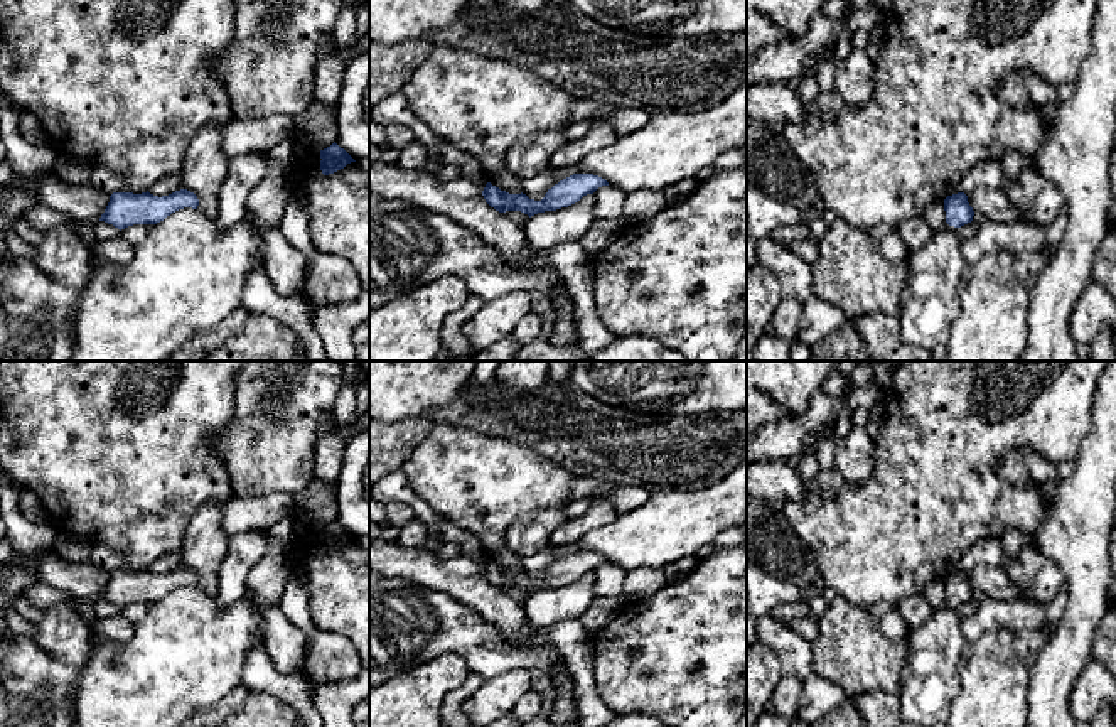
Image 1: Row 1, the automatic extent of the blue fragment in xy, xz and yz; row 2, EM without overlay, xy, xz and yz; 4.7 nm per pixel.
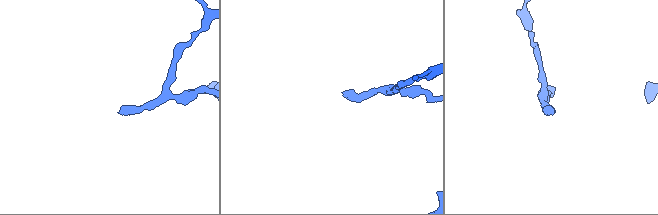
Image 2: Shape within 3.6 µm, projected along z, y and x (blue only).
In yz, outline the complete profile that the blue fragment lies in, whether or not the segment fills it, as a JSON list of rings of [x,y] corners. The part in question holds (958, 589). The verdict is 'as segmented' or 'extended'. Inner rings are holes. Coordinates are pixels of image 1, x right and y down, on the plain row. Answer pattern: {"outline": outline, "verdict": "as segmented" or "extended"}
{"outline": [[[964,570],[944,577],[946,604],[932,609],[927,622],[909,629],[902,670],[899,715],[922,727],[946,724],[958,695],[958,665],[968,644],[958,607],[973,599],[974,589]]], "verdict": "extended"}

